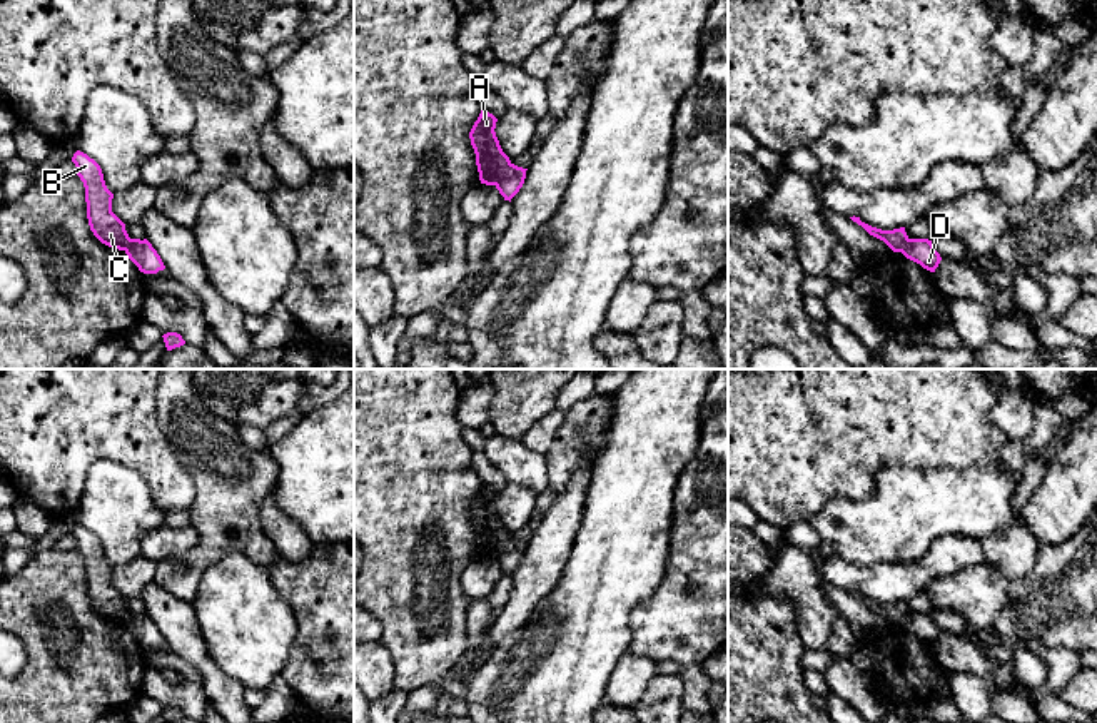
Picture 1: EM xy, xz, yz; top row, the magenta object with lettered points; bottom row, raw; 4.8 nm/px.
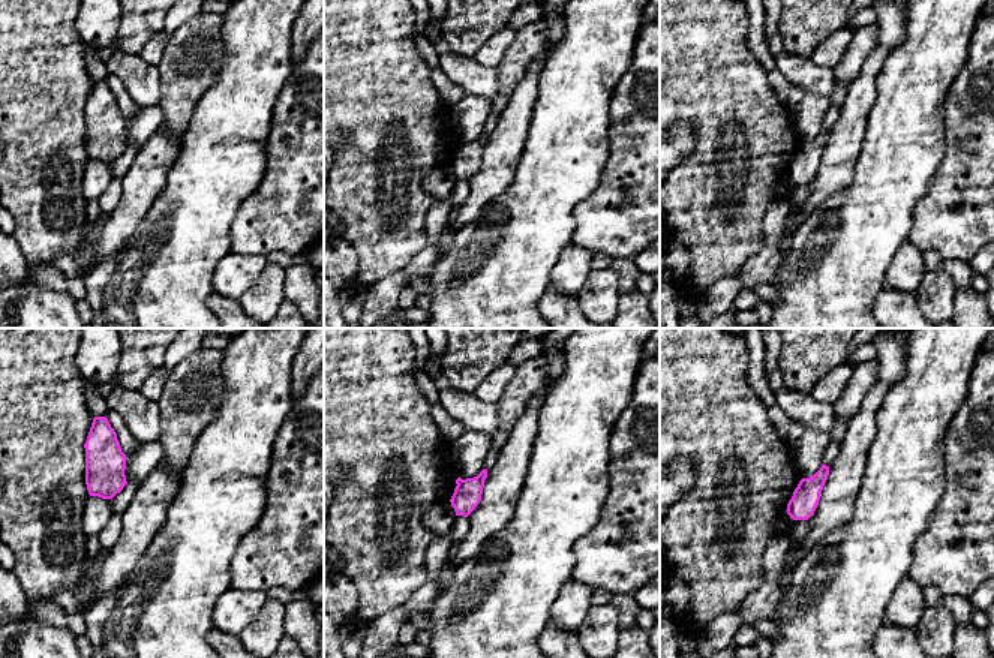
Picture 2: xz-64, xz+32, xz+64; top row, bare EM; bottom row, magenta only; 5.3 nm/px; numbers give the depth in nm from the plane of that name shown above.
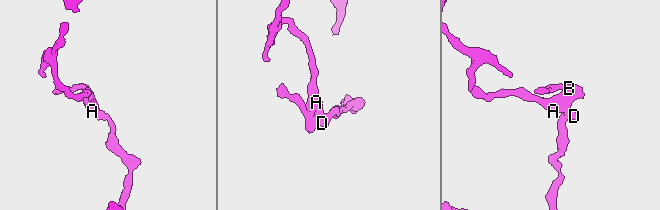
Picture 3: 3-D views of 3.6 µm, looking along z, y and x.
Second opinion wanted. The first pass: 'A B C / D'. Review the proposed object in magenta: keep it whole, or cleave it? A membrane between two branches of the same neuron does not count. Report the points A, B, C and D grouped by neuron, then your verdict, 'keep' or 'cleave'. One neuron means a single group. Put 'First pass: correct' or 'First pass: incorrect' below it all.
A B C / D; cleave
First pass: correct

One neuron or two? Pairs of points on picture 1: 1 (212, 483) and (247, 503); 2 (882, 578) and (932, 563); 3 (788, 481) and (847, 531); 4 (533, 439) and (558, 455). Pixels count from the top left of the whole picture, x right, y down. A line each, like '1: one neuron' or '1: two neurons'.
1: one neuron
2: one neuron
3: two neurons
4: two neurons

